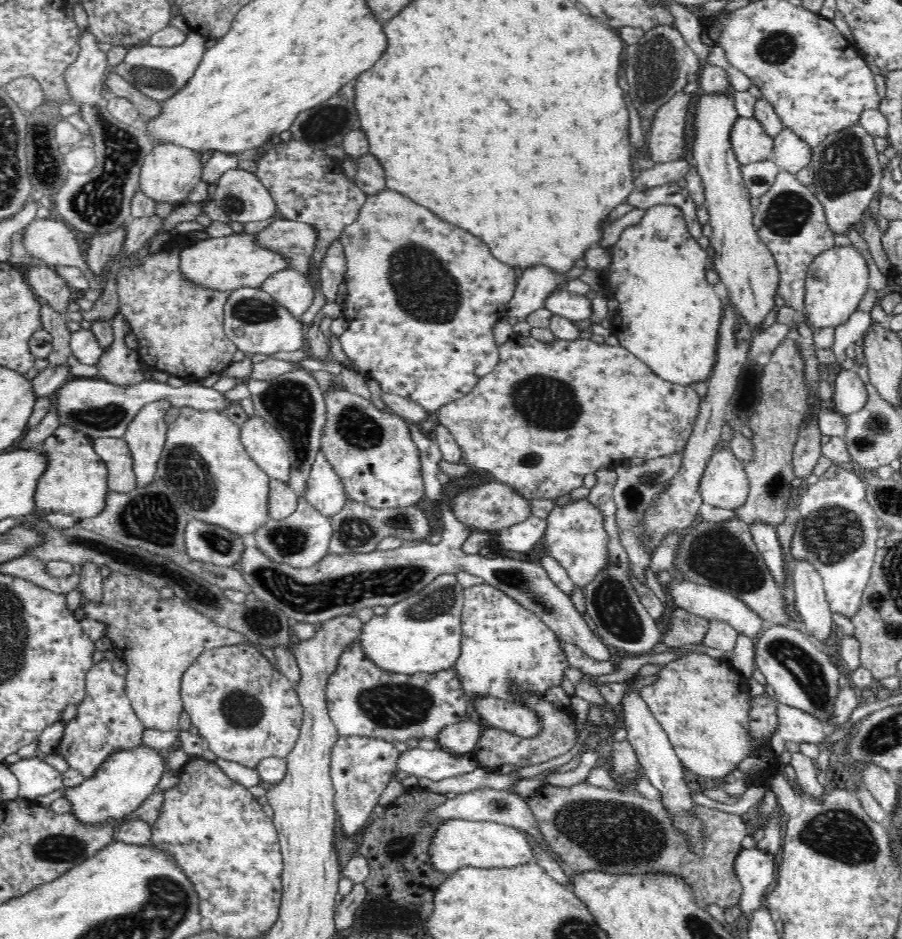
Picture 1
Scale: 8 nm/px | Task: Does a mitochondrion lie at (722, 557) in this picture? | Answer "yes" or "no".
yes

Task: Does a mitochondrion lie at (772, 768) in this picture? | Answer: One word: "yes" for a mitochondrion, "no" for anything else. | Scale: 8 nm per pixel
no

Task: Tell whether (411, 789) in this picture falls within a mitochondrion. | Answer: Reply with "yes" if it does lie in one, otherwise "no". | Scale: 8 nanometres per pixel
no

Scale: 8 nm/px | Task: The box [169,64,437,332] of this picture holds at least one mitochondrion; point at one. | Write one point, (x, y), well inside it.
(325, 125)

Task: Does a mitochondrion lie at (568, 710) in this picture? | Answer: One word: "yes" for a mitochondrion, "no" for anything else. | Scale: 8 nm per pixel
no

